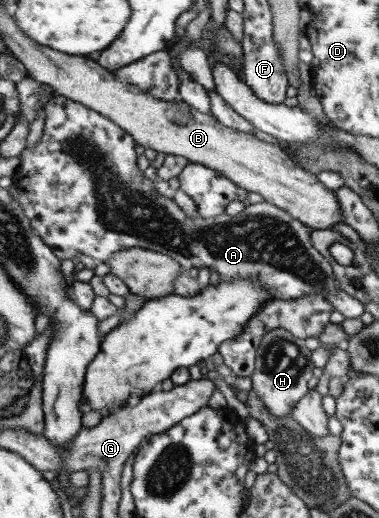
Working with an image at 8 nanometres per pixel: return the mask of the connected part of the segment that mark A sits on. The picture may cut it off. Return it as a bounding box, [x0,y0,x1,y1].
[16,94,363,319]

